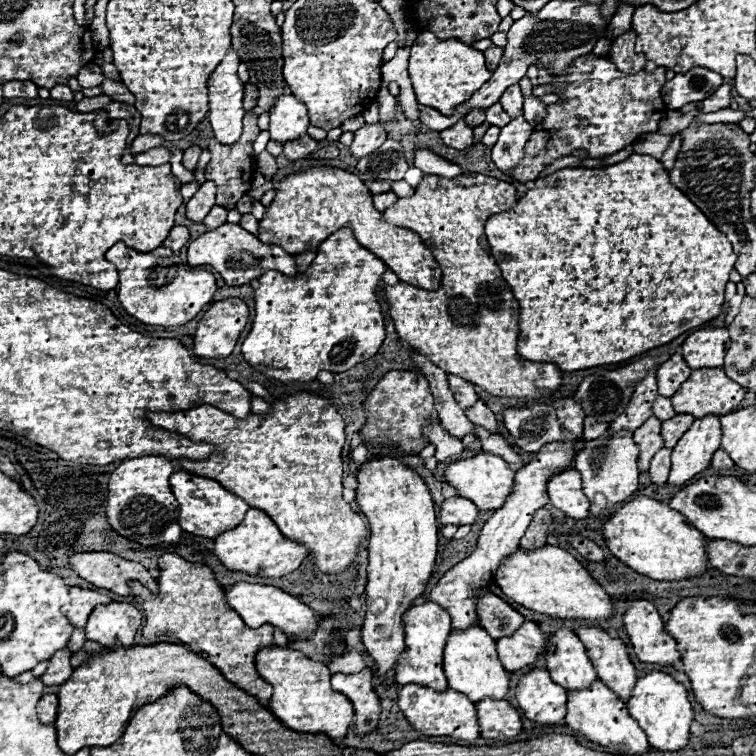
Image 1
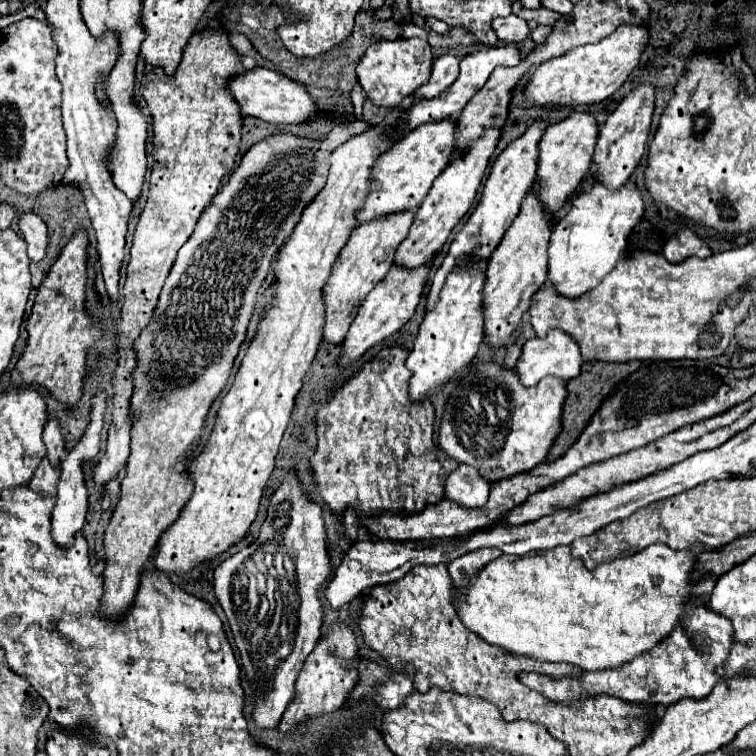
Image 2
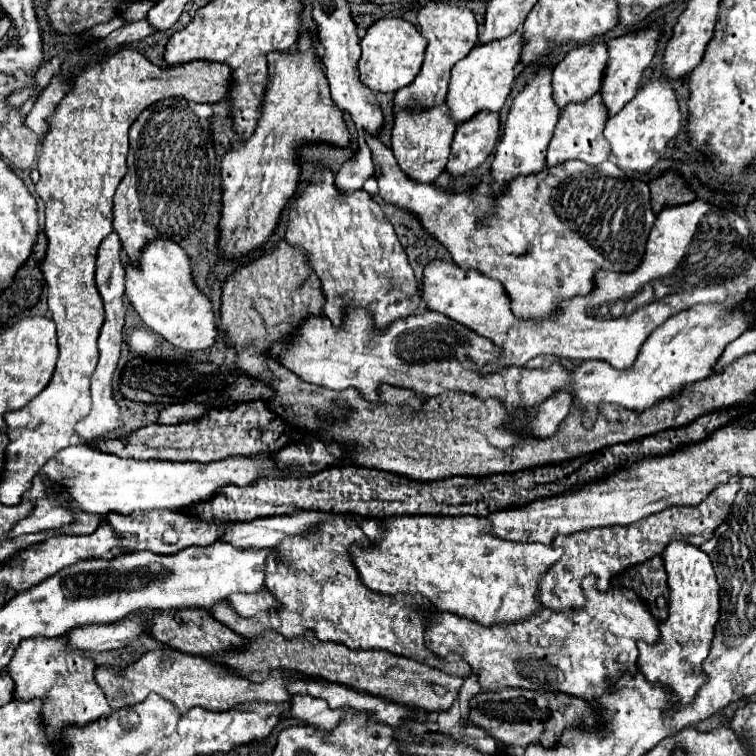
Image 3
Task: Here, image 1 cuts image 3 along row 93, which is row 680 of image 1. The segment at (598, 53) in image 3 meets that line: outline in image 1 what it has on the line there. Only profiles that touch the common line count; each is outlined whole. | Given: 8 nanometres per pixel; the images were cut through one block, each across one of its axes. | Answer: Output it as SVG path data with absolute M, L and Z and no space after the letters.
M560 628L548 638L546 668L552 680L566 690L590 688L590 684L598 680L598 674L586 656L584 644L568 628Z

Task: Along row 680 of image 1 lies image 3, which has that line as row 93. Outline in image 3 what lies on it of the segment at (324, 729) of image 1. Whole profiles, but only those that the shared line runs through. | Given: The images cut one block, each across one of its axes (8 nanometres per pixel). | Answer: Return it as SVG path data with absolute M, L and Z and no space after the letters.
M314 50L270 52L270 88L262 104L262 116L248 140L236 142L222 158L222 218L220 252L244 256L264 244L274 232L280 212L296 192L300 168L296 148L312 142L346 146L350 142L342 110L332 102L328 80Z

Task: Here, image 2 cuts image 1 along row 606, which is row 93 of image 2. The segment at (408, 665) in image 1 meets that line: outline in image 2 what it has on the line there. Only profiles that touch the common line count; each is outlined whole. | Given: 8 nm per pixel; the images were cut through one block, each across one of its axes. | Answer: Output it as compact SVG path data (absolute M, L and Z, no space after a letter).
M442 54L434 60L432 64L432 76L430 80L418 88L412 98L418 98L418 100L432 100L434 96L440 96L442 90L450 88L452 82L458 78L458 58L454 54Z

